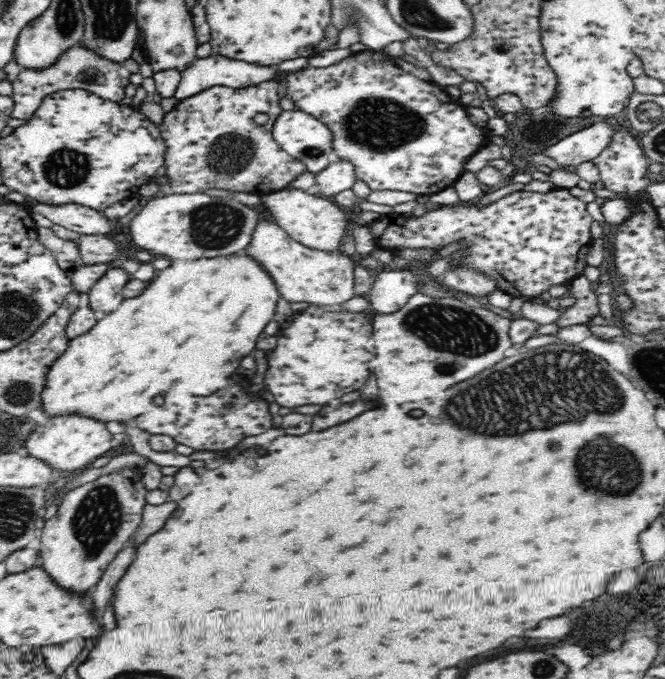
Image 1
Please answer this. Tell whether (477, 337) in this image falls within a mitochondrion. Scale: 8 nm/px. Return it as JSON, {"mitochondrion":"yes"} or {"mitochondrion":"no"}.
{"mitochondrion":"yes"}

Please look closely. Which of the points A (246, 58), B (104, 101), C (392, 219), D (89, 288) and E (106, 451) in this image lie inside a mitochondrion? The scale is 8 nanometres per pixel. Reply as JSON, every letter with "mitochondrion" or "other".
{"A":"other","B":"other","C":"other","D":"other","E":"other"}

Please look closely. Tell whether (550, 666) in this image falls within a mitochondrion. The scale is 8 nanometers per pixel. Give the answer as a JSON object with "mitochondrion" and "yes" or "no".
{"mitochondrion":"yes"}

